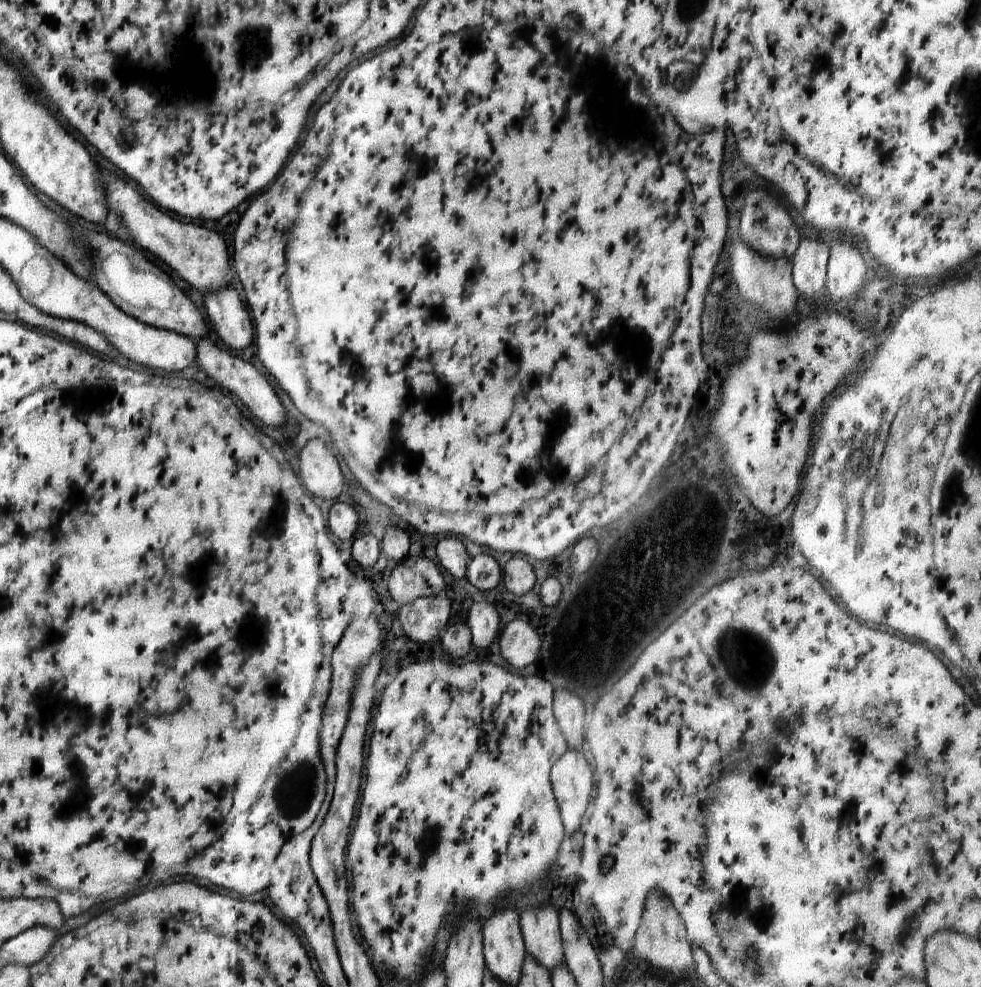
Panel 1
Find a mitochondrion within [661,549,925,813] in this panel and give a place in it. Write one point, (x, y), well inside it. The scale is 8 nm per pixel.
(740, 647)

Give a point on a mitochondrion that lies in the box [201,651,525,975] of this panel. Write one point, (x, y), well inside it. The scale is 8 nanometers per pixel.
(292, 795)

